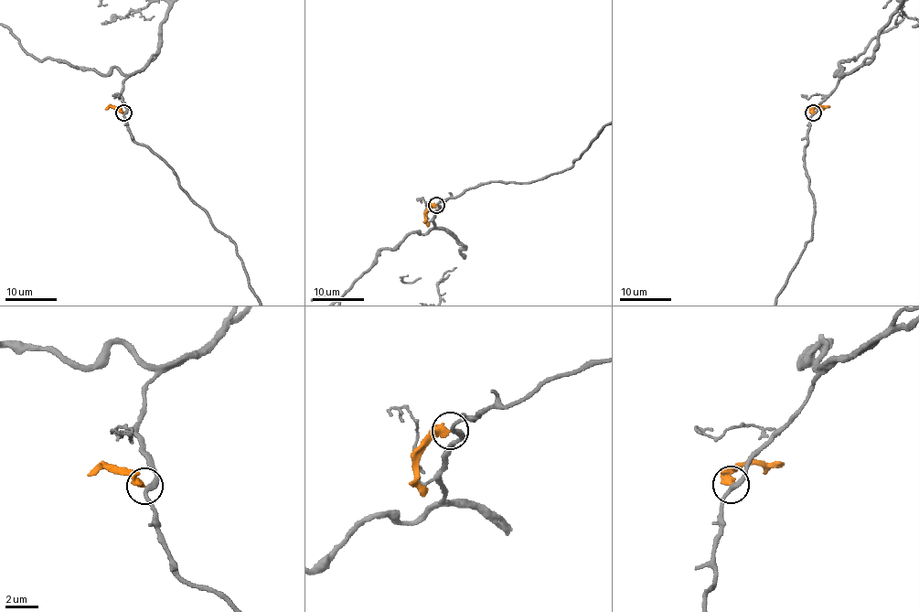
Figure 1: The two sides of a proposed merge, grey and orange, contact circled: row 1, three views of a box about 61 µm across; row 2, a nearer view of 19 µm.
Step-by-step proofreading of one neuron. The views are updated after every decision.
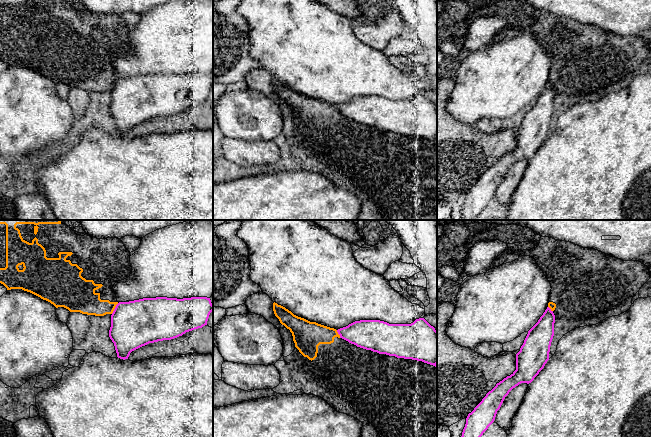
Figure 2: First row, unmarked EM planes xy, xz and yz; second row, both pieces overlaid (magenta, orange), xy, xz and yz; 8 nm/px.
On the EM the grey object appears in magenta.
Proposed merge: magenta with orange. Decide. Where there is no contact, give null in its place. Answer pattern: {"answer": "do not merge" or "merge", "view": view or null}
{"answer": "do not merge", "view": "xy"}

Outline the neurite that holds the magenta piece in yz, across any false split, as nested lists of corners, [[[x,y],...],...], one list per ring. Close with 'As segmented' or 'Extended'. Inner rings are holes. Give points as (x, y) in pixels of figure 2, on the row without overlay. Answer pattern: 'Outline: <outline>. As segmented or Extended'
Outline: [[[547,83],[538,98],[528,107],[520,127],[516,130],[516,146],[496,160],[482,177],[468,190],[462,208],[462,220],[473,220],[494,198],[509,168],[521,159],[531,159],[549,136],[554,112],[555,91]]]. As segmented

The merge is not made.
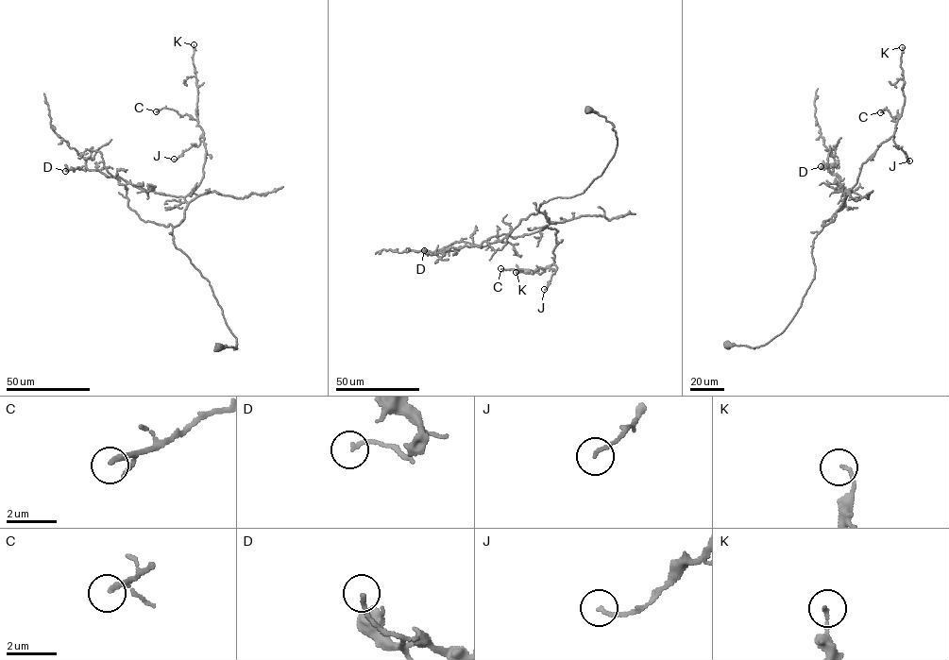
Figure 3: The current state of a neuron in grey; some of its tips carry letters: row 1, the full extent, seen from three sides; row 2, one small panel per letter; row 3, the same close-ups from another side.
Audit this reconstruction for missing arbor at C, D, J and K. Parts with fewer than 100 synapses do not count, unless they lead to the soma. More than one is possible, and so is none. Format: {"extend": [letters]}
{"extend": []}

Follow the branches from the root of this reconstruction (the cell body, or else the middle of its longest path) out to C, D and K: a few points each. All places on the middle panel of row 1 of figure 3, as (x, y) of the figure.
C: (588, 110), (614, 126), (613, 157), (583, 193), (539, 204), (545, 228), (557, 230), (553, 263), (500, 268)
D: (588, 110), (612, 124), (618, 143), (584, 192), (540, 204), (500, 249), (484, 241), (441, 257), (424, 250)
K: (588, 110), (614, 126), (615, 154), (583, 193), (539, 204), (557, 230), (554, 262), (541, 274), (516, 272)

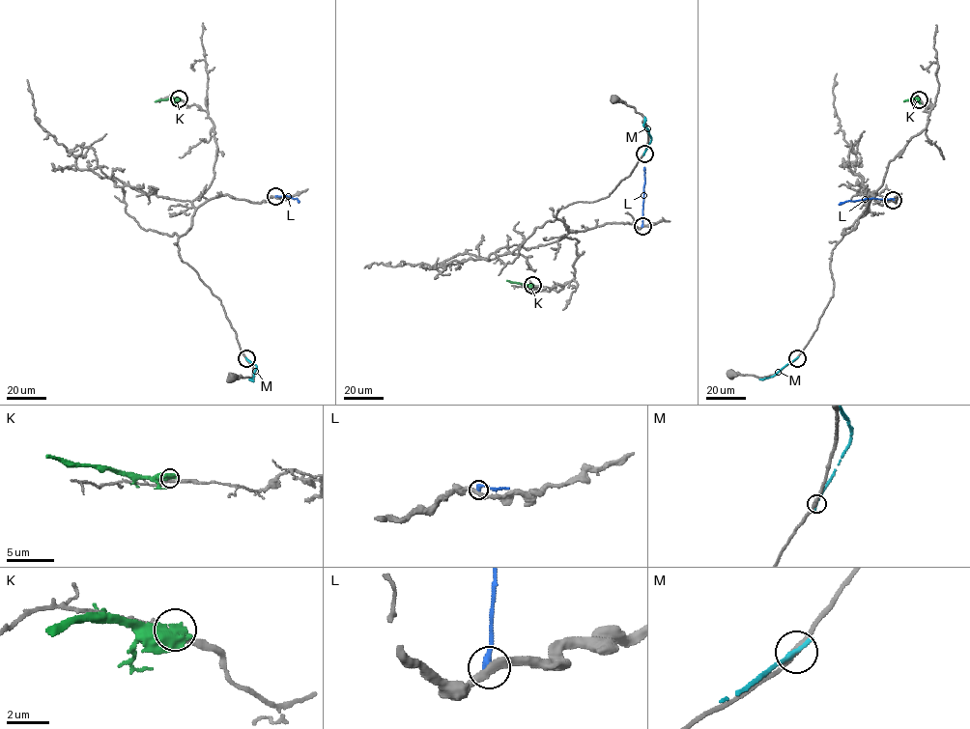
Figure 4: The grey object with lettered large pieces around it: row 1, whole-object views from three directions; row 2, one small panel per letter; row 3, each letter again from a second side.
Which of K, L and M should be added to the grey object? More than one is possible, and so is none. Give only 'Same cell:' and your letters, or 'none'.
Same cell: none

